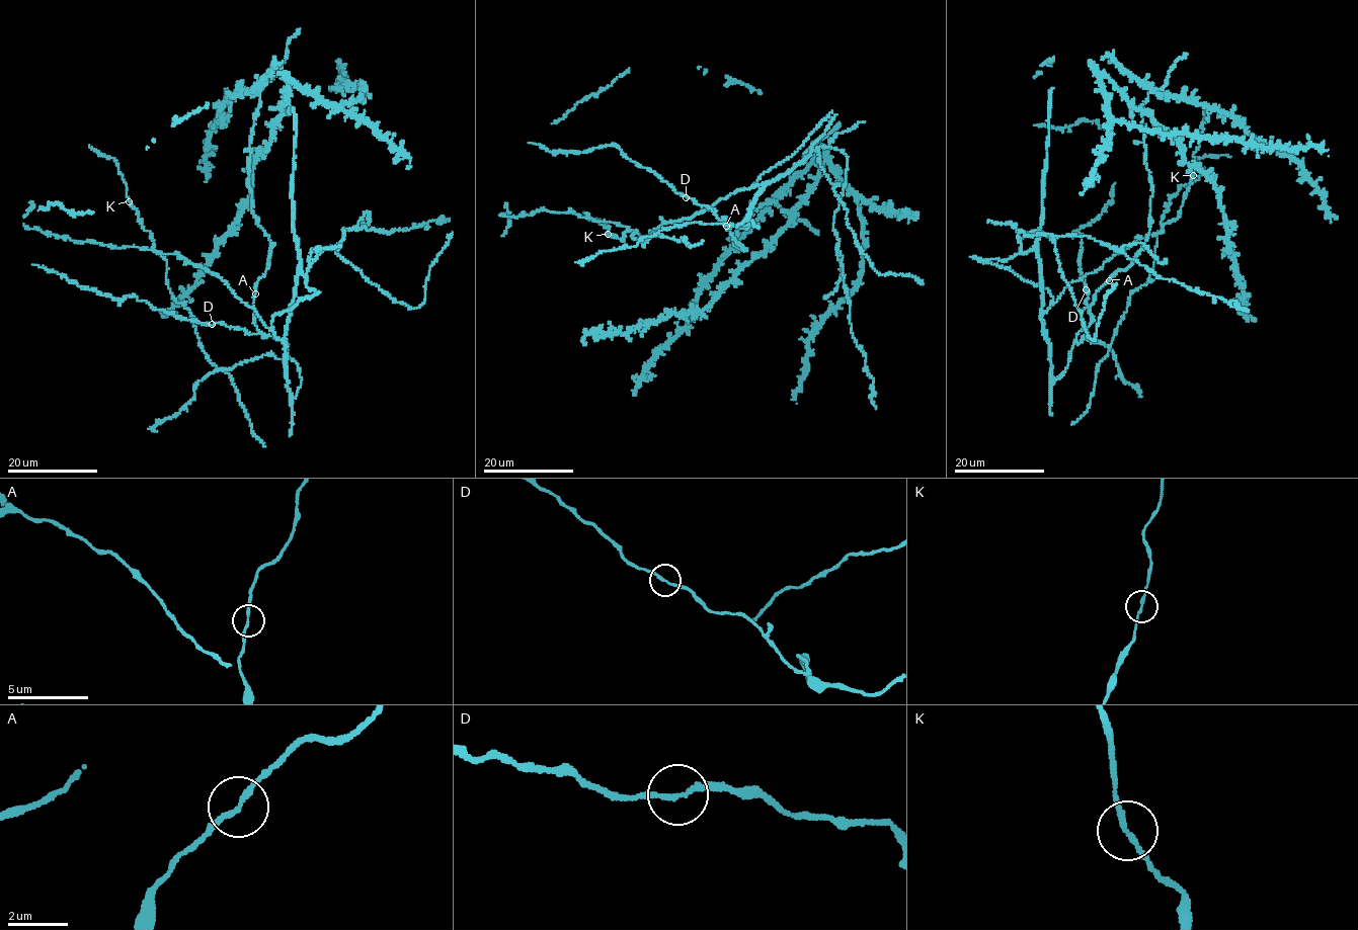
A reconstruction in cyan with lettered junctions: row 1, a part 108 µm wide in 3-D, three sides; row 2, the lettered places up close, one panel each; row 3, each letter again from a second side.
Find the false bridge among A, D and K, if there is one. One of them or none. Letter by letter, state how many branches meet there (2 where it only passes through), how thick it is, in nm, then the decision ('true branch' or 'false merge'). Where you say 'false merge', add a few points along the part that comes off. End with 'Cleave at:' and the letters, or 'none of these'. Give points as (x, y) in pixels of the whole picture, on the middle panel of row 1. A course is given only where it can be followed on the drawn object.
A: 2 | 150 nm | true branch
D: 2 | 150 nm | true branch
K: 2 | 160 nm | true branch
Cleave at: none of these

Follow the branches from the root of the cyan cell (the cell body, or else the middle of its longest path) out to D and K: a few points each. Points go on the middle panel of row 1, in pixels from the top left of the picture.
D: (726, 226), (725, 218), (722, 222), (707, 206), (698, 205), (686, 196)
K: (726, 226), (723, 218), (739, 228), (757, 227), (747, 219), (763, 184), (664, 223), (648, 237), (607, 234)

